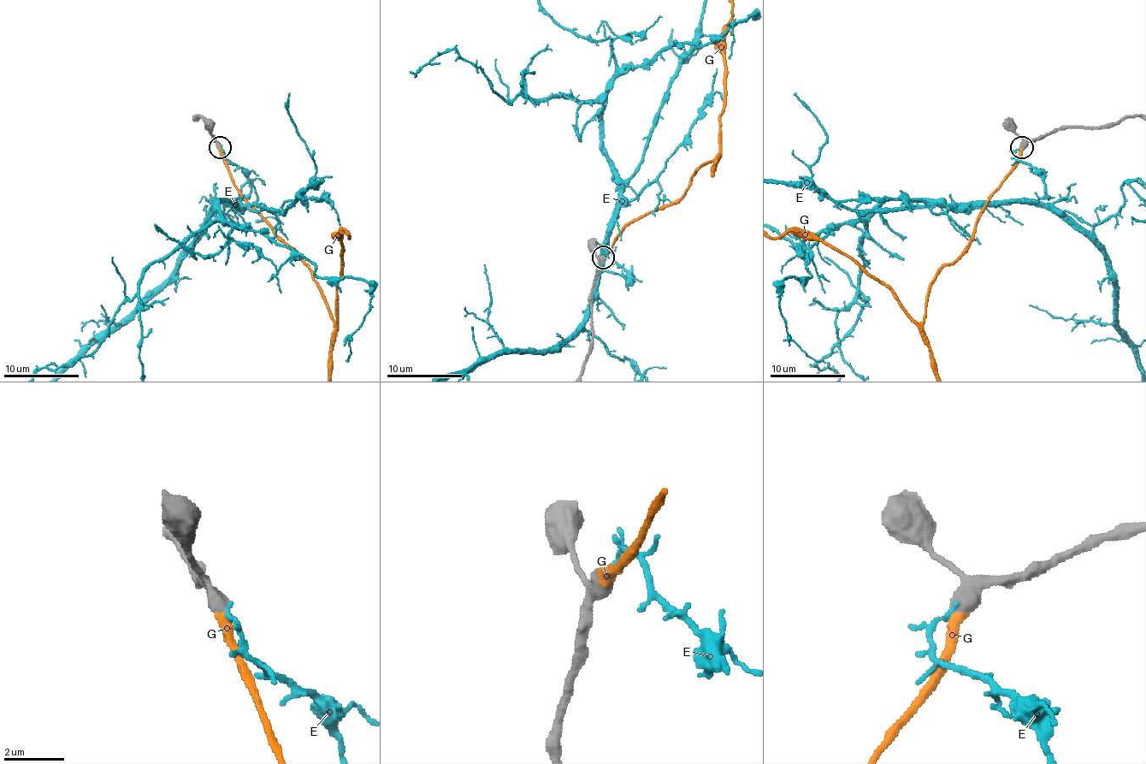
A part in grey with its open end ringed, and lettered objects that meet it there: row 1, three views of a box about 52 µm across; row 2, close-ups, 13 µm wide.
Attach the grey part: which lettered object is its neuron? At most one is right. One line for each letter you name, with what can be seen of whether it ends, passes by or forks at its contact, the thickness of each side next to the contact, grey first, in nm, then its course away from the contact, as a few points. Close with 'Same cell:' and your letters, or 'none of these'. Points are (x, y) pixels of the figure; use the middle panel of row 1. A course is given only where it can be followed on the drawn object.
G: it ends; calibres 600 and 400 nm
Same cell: G

